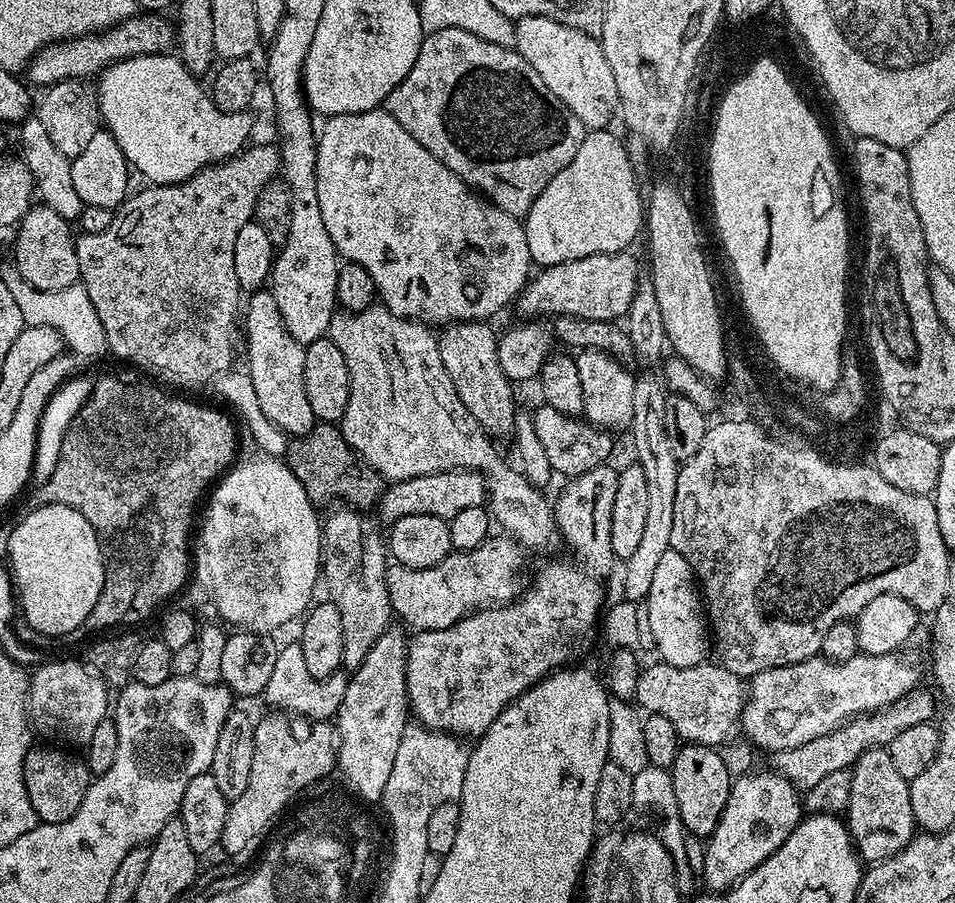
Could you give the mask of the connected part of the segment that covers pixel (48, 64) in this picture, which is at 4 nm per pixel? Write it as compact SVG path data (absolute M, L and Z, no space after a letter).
M137 14L106 28L91 36L79 36L73 40L59 40L56 44L48 44L37 56L32 58L26 69L26 80L29 85L42 84L51 86L63 80L87 81L87 76L99 77L109 64L116 64L131 56L146 54L164 54L174 44L174 28L164 21L160 14Z

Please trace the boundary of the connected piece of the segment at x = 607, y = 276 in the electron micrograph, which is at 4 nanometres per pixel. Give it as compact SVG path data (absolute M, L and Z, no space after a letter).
M627 251L610 254L590 254L570 262L541 267L531 277L514 301L514 308L524 318L555 318L562 315L578 319L619 321L627 317L630 302L634 302L636 283L640 281L642 269Z

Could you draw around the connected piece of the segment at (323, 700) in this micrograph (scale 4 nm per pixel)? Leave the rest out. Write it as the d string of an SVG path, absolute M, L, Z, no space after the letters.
M299 642L283 645L278 659L274 661L274 670L270 673L270 682L266 682L262 700L273 704L273 709L284 714L295 714L306 720L331 721L342 706L342 698L346 698L346 686L349 677L343 671L331 672L326 678L318 678L310 674L306 667L306 657L302 655Z

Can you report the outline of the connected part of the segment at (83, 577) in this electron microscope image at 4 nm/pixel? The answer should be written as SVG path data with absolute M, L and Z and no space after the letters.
M51 504L25 513L21 520L15 521L6 551L19 611L24 611L24 620L34 631L41 632L44 636L68 636L75 628L83 629L90 610L94 610L94 602L98 602L104 581L105 553L94 526L90 526L90 522L86 522L78 510L65 504Z

